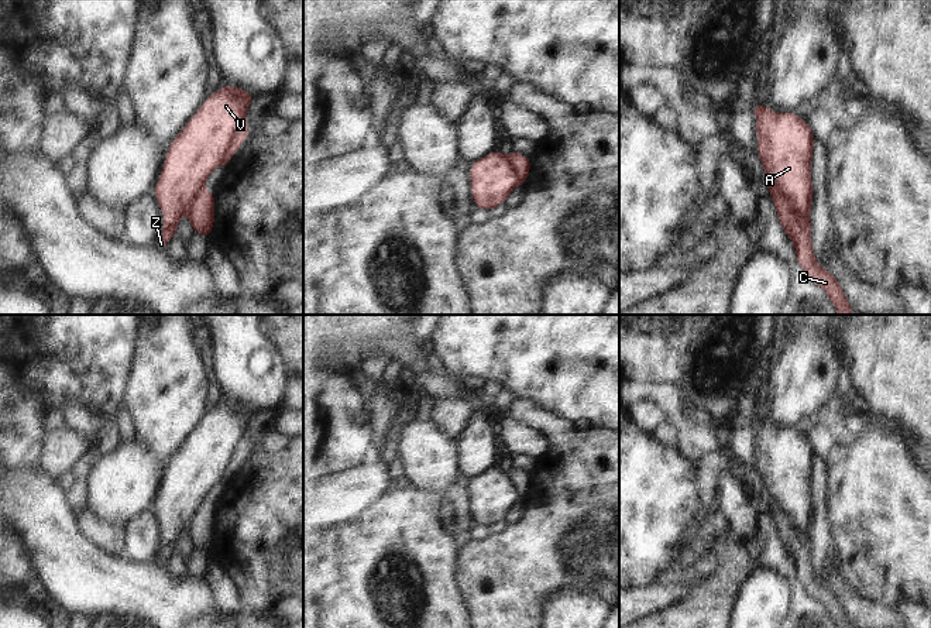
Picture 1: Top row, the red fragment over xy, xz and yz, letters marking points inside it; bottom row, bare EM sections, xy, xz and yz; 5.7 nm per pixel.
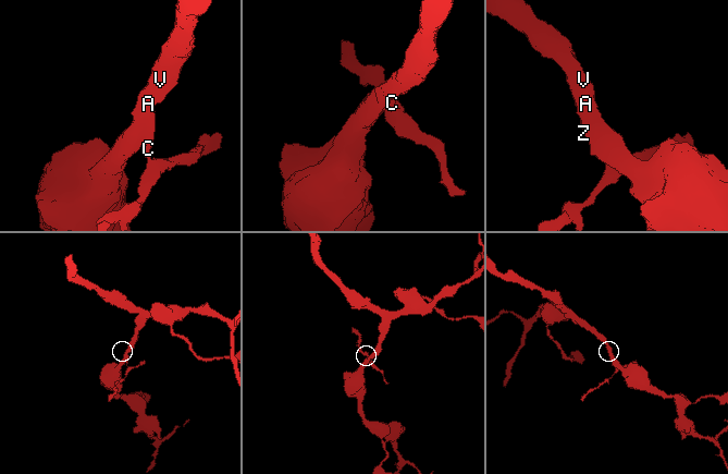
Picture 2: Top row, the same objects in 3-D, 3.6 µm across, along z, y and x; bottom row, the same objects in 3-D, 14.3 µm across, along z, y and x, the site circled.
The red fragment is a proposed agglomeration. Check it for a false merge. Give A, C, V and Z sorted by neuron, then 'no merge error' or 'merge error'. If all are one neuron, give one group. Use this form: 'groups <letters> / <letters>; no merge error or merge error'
groups A V Z / C; merge error

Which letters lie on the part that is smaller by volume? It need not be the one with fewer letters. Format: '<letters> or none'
C

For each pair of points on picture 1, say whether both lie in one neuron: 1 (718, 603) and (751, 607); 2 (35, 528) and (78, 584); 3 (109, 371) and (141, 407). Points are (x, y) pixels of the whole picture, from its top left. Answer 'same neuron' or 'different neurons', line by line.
1: different neurons
2: same neuron
3: different neurons

